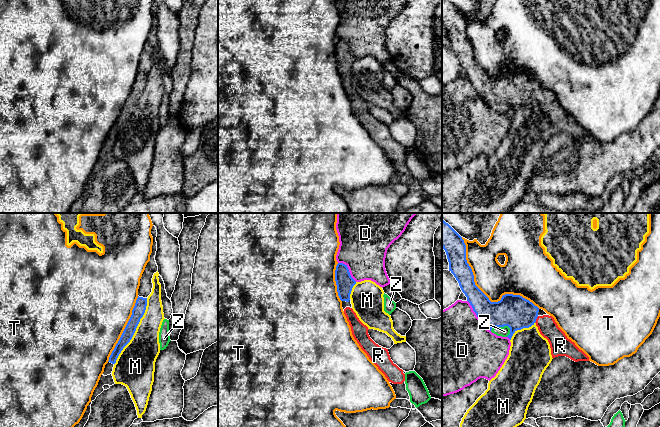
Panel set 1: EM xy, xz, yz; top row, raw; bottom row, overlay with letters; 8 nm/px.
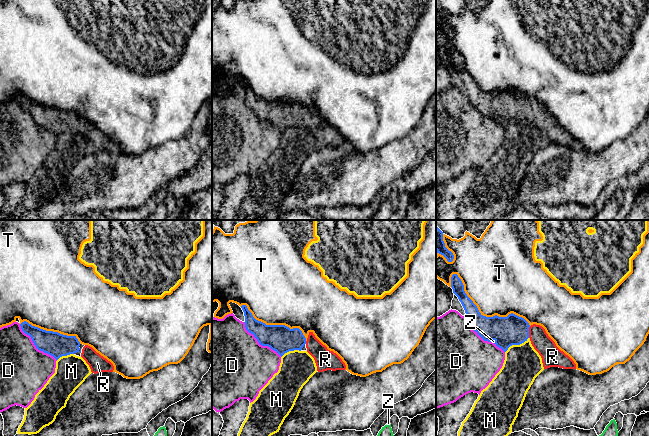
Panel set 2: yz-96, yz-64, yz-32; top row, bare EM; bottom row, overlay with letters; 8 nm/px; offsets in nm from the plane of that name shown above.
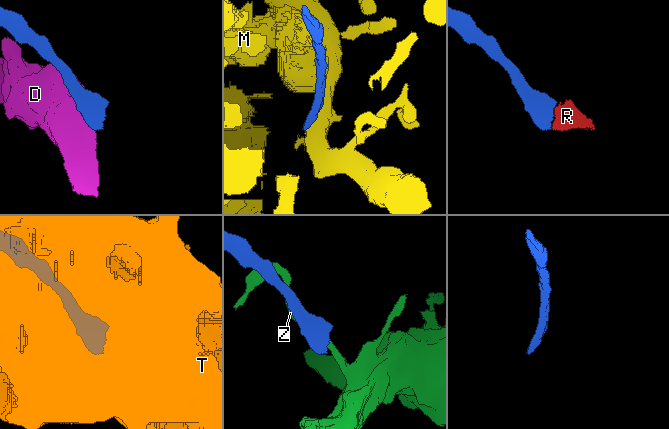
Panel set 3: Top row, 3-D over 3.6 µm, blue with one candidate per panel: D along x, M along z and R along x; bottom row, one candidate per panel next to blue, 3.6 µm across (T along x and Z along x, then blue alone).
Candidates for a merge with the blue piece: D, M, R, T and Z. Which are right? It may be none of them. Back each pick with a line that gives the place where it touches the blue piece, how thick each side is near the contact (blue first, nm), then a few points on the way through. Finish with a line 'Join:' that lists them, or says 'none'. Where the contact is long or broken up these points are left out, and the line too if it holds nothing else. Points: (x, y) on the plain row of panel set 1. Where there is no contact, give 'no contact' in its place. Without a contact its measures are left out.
R: contact yz (536, 94); calibres 260 and 160 nm; way yz (514, 87), (536, 94), (548, 104)
Join: R

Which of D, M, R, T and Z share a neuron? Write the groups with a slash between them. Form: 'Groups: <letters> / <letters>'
Groups: D / M T / R / Z

